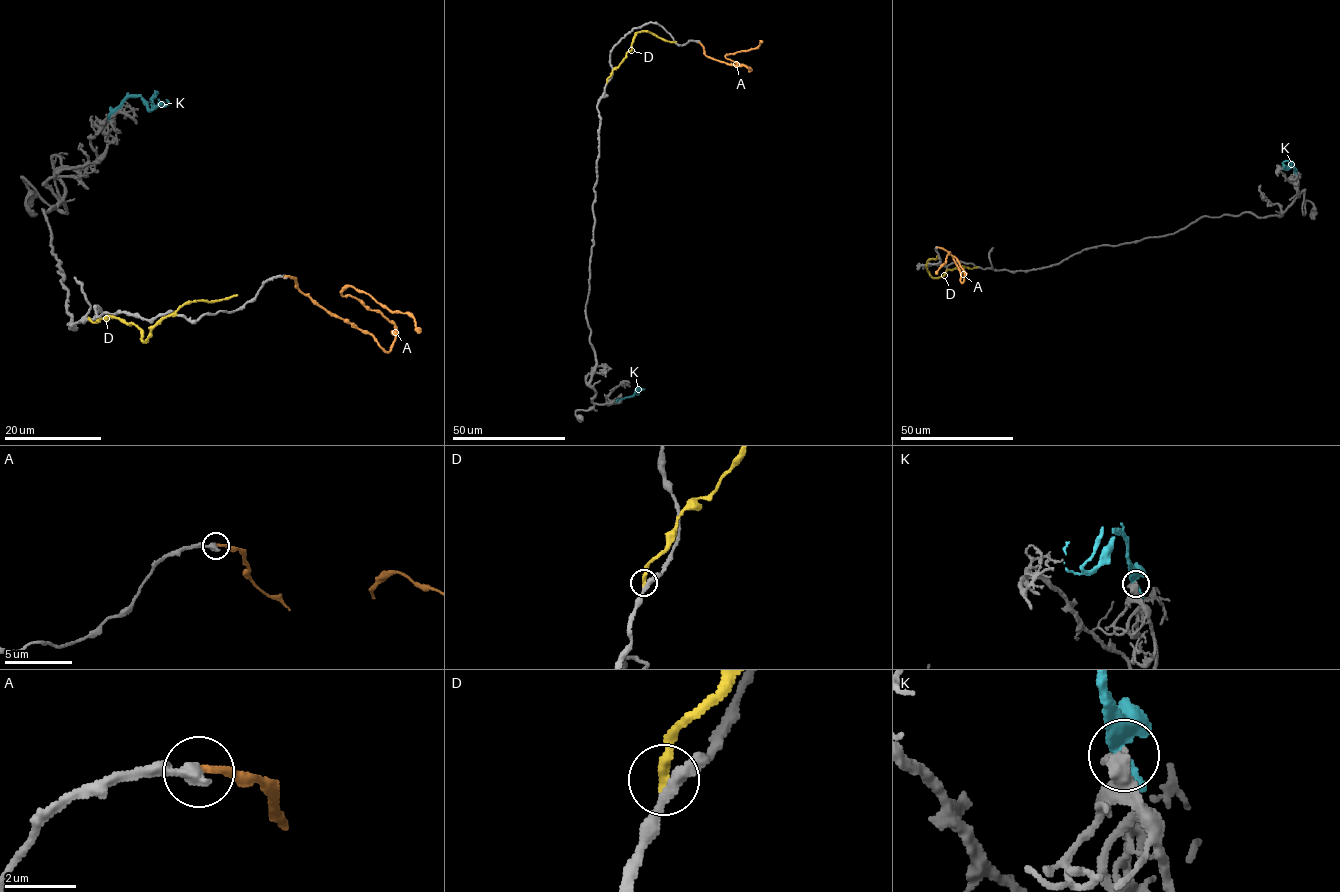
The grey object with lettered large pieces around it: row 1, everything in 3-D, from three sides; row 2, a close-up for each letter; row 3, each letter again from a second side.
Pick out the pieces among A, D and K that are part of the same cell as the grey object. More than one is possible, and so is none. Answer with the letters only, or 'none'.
none

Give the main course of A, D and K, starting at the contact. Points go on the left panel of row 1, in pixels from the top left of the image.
A: (285, 277), (387, 352), (395, 326), (343, 296), (348, 286), (406, 313), (418, 332)
D: (89, 318), (96, 322), (118, 318), (140, 330), (145, 341), (156, 325), (190, 302), (237, 295)
K: (110, 115), (129, 97), (140, 97), (150, 109), (151, 99), (157, 92), (155, 97)

